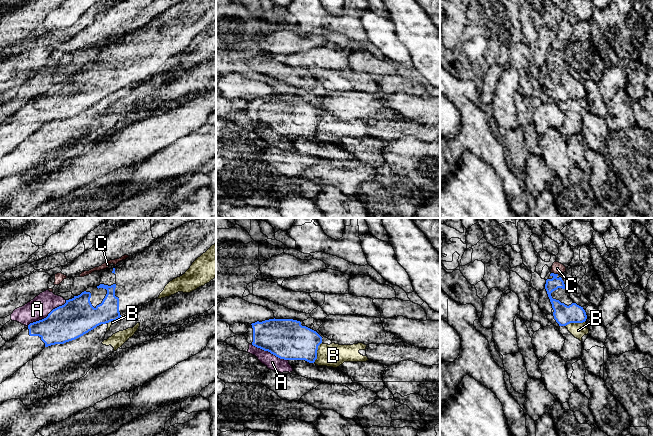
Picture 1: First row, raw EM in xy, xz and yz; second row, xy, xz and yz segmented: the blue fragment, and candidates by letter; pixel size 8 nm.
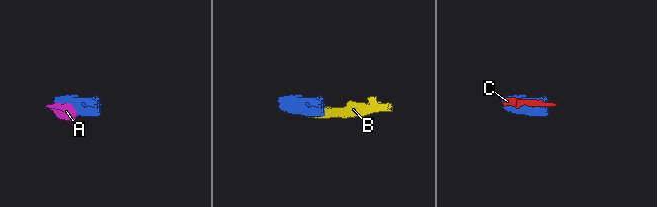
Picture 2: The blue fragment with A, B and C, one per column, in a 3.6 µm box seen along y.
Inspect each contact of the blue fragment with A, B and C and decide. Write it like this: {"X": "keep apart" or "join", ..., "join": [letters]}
{"A": "keep apart", "B": "keep apart", "C": "keep apart", "join": []}

